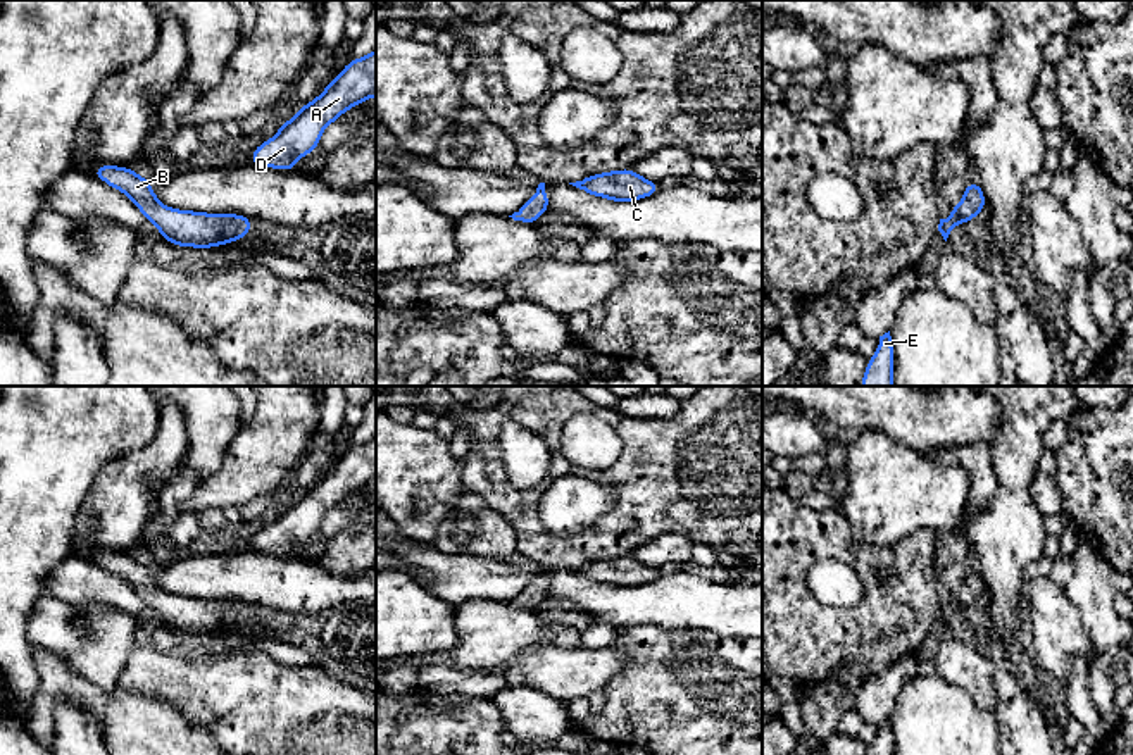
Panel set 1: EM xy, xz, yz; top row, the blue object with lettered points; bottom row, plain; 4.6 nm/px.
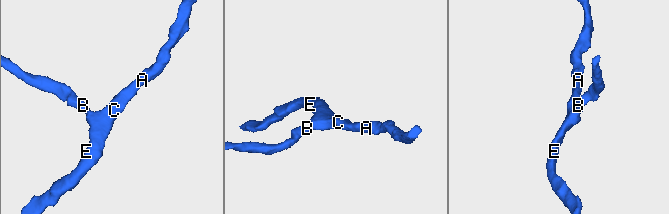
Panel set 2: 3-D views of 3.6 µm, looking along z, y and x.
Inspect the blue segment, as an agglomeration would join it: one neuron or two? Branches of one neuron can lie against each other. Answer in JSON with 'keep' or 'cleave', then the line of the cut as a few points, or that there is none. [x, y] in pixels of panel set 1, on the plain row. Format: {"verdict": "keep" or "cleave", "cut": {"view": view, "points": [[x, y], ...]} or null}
{"verdict": "keep", "cut": null}

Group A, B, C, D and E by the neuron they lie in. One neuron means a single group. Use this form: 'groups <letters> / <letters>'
groups A B C D E

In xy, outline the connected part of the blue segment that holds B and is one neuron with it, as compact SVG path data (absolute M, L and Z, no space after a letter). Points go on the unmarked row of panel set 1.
M98 552L91 560L126 579L145 605L159 614L159 624L178 633L210 634L228 631L235 626L245 626L245 621L255 614L248 603L238 600L169 595L155 584L148 565L138 562L129 553Z

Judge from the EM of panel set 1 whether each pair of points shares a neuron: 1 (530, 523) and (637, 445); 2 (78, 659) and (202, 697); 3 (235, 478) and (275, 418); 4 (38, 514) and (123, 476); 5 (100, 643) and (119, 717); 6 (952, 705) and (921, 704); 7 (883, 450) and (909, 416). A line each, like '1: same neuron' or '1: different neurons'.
1: same neuron
2: different neurons
3: same neuron
4: different neurons
5: different neurons
6: same neuron
7: different neurons

